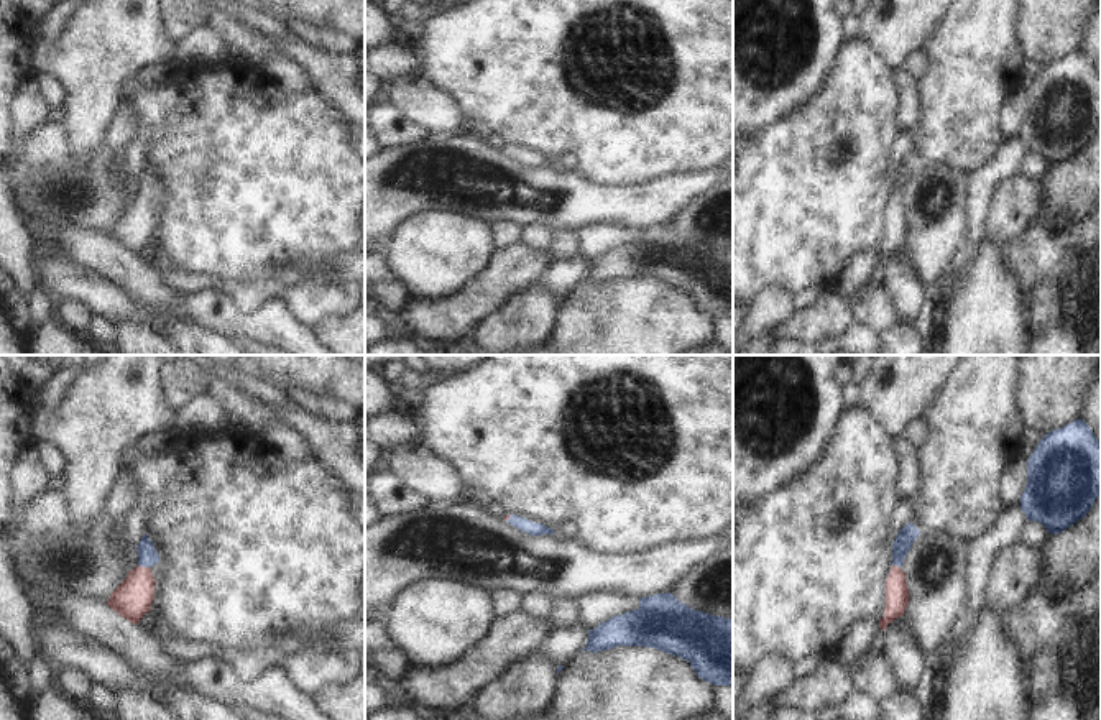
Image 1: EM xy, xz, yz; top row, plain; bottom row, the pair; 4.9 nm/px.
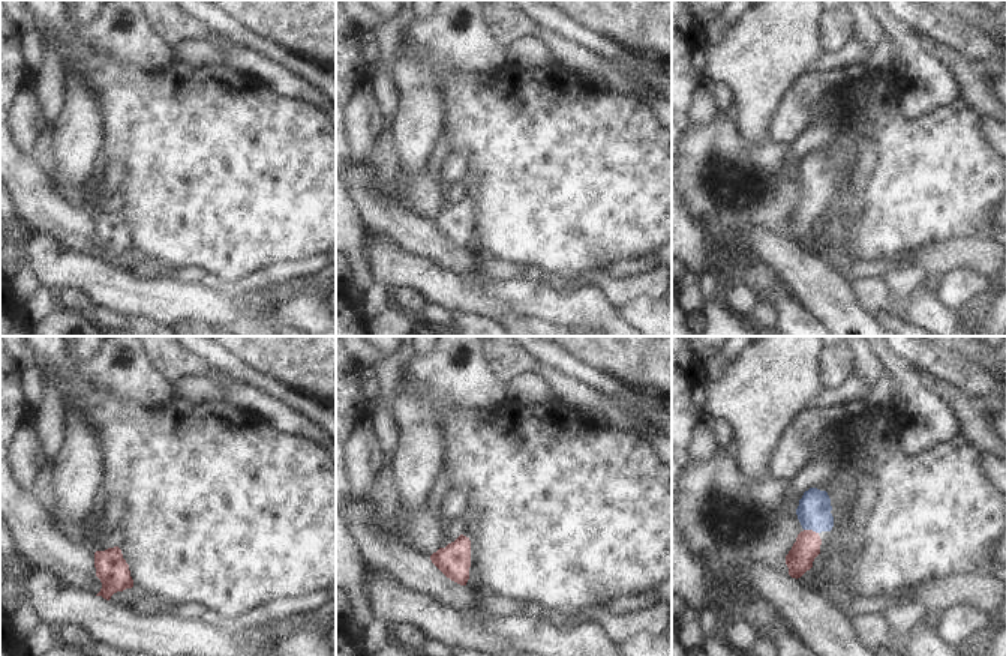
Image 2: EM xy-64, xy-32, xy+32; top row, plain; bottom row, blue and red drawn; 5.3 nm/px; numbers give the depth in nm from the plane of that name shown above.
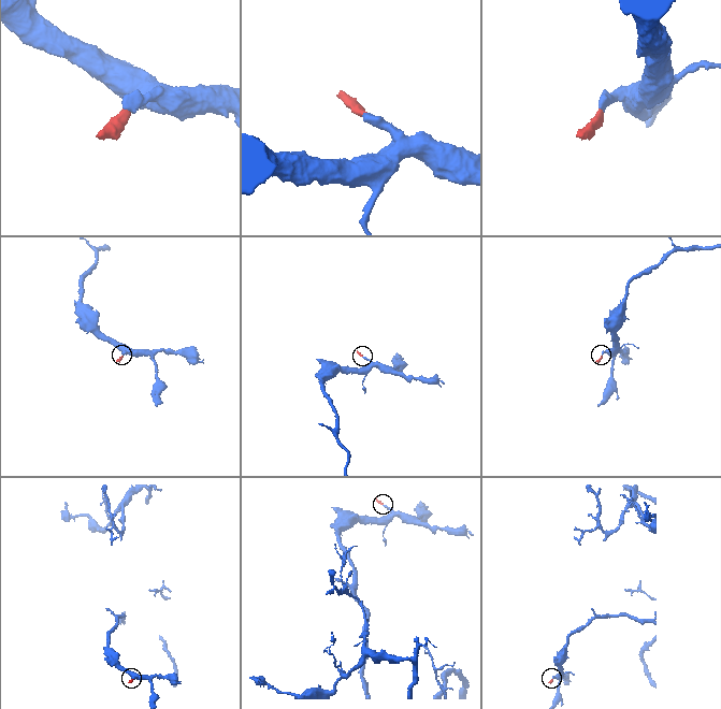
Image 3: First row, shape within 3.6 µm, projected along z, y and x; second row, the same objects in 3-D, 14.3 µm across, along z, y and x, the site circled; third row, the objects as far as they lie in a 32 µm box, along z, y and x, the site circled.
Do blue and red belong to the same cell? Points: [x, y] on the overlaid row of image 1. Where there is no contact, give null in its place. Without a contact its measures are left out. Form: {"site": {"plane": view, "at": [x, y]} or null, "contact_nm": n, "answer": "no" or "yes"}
{"site": {"plane": "xy", "at": [143, 566]}, "contact_nm": 60, "answer": "yes"}

